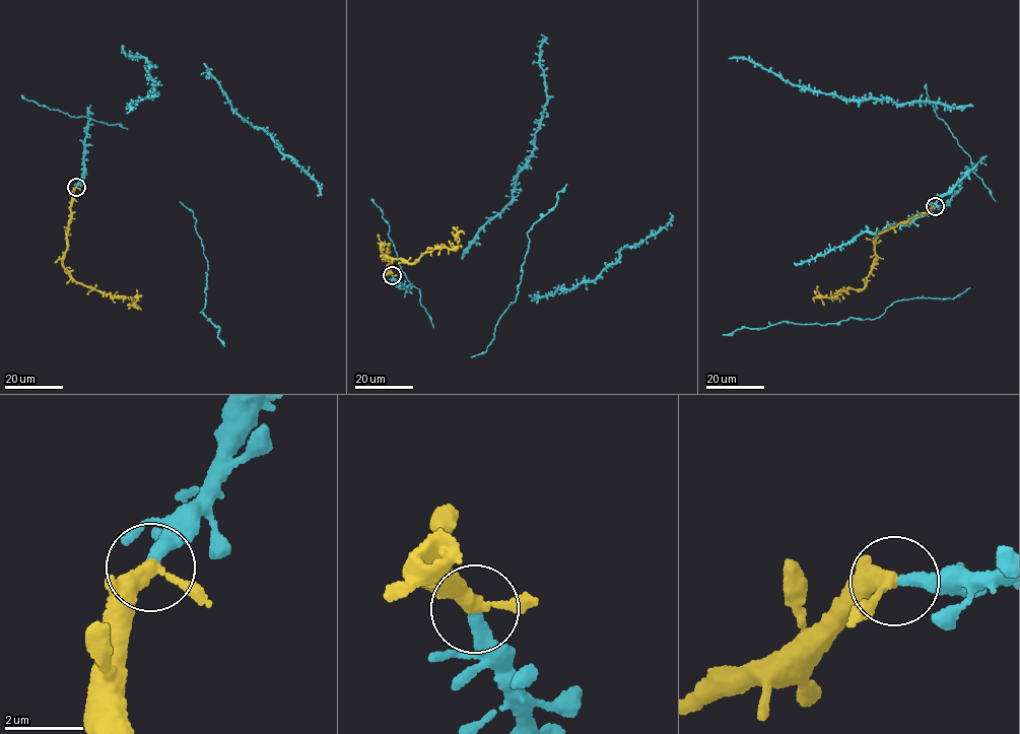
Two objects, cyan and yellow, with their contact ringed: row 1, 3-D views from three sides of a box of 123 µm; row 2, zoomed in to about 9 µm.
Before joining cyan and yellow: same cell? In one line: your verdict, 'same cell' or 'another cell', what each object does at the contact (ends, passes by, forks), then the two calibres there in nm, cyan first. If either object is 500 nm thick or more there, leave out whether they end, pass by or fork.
same cell | cyan ends | yellow passes by | 340/320 nm

